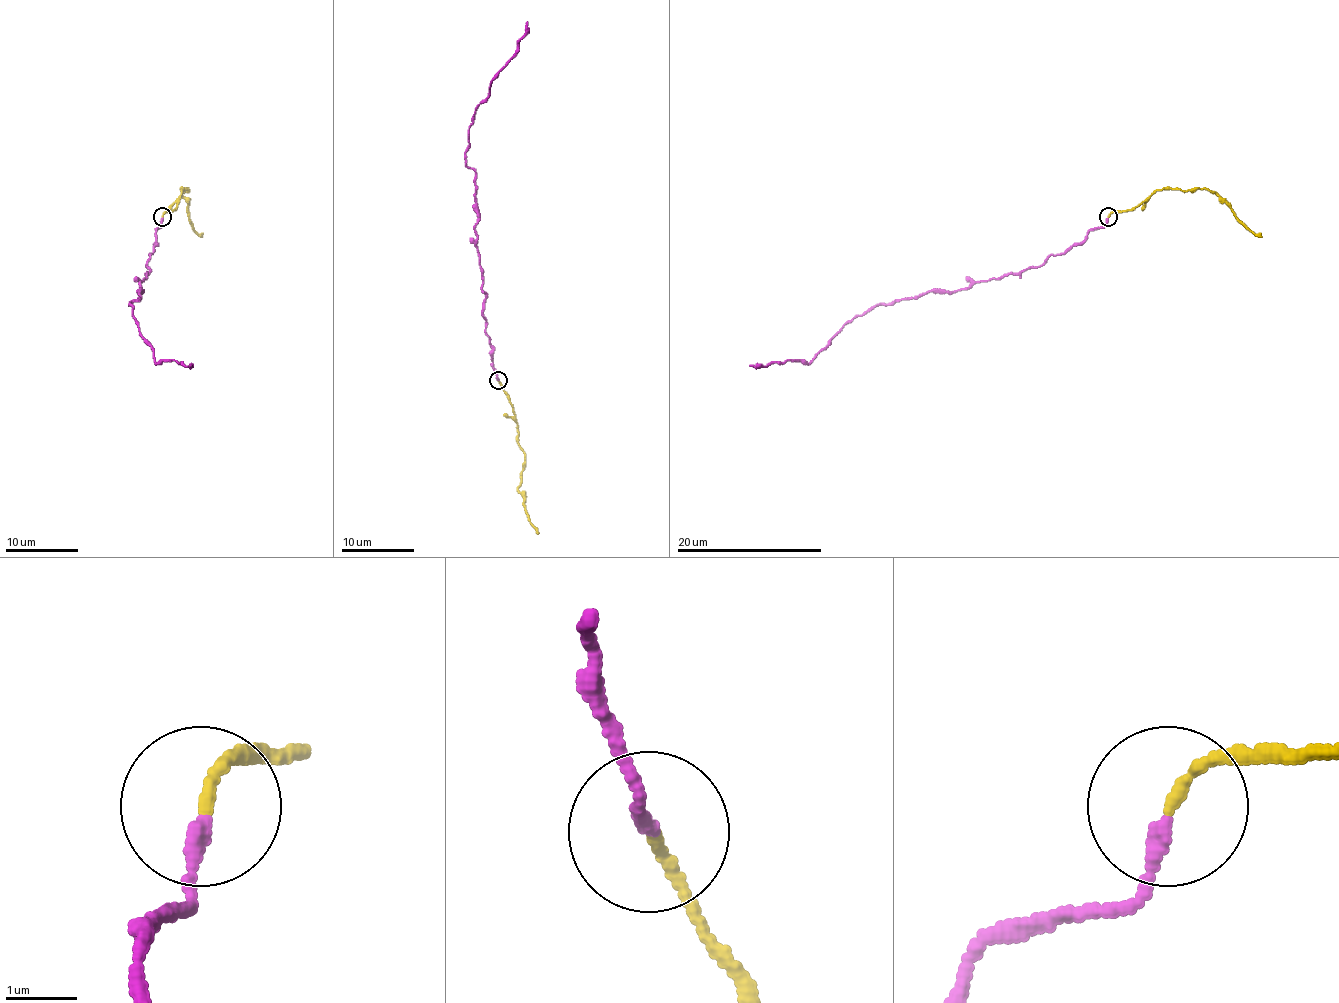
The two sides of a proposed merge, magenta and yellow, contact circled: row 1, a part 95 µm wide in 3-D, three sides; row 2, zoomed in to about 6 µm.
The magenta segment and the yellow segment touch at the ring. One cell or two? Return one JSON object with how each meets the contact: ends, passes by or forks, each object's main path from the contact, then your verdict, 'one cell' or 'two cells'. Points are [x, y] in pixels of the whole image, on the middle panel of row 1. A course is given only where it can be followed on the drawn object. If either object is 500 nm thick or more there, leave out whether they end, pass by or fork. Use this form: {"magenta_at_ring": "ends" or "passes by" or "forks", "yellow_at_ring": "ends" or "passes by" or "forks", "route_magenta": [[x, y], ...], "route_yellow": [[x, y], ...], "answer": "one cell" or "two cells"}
{"magenta_at_ring": "ends", "yellow_at_ring": "ends", "route_magenta": [[498, 379], [482, 314], [475, 172], [466, 165], [466, 148], [475, 108], [527, 21]], "route_yellow": [[498, 379], [513, 410], [518, 428], [518, 447], [524, 458], [518, 490], [524, 498], [526, 514], [538, 534]], "answer": "one cell"}

